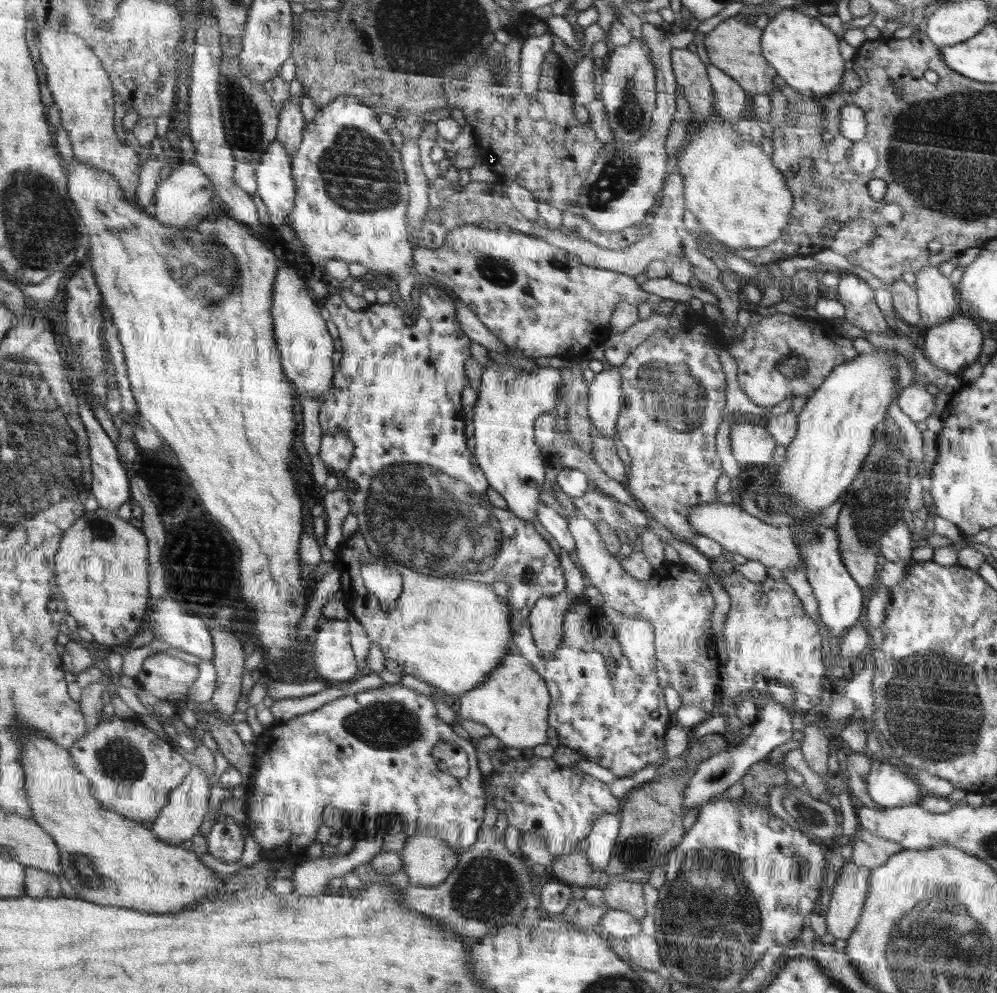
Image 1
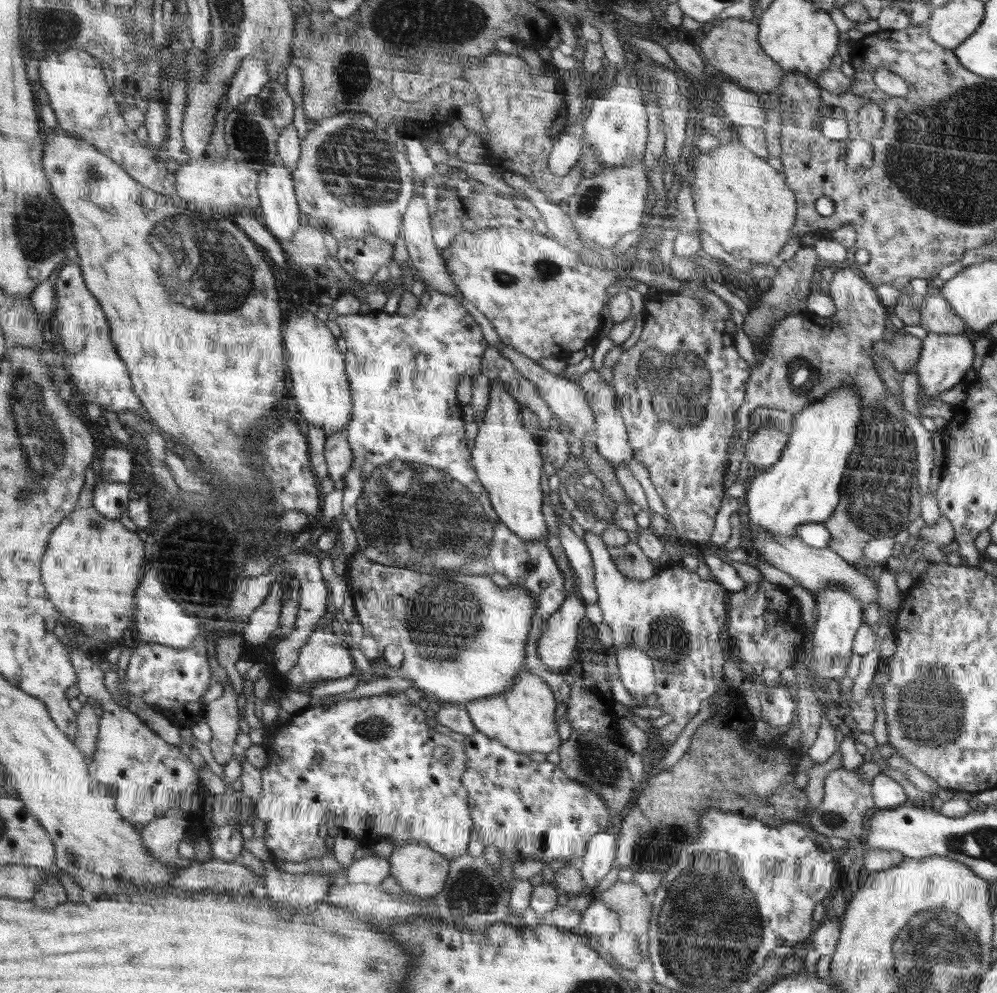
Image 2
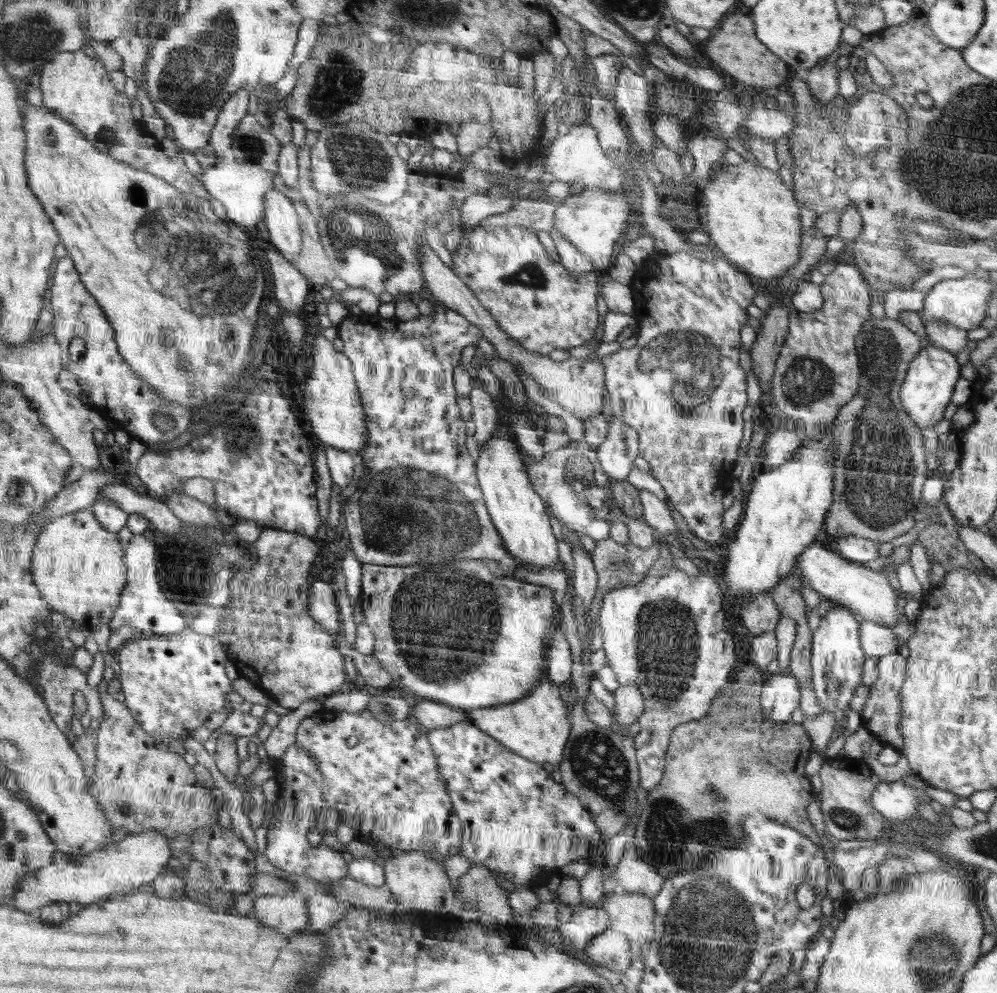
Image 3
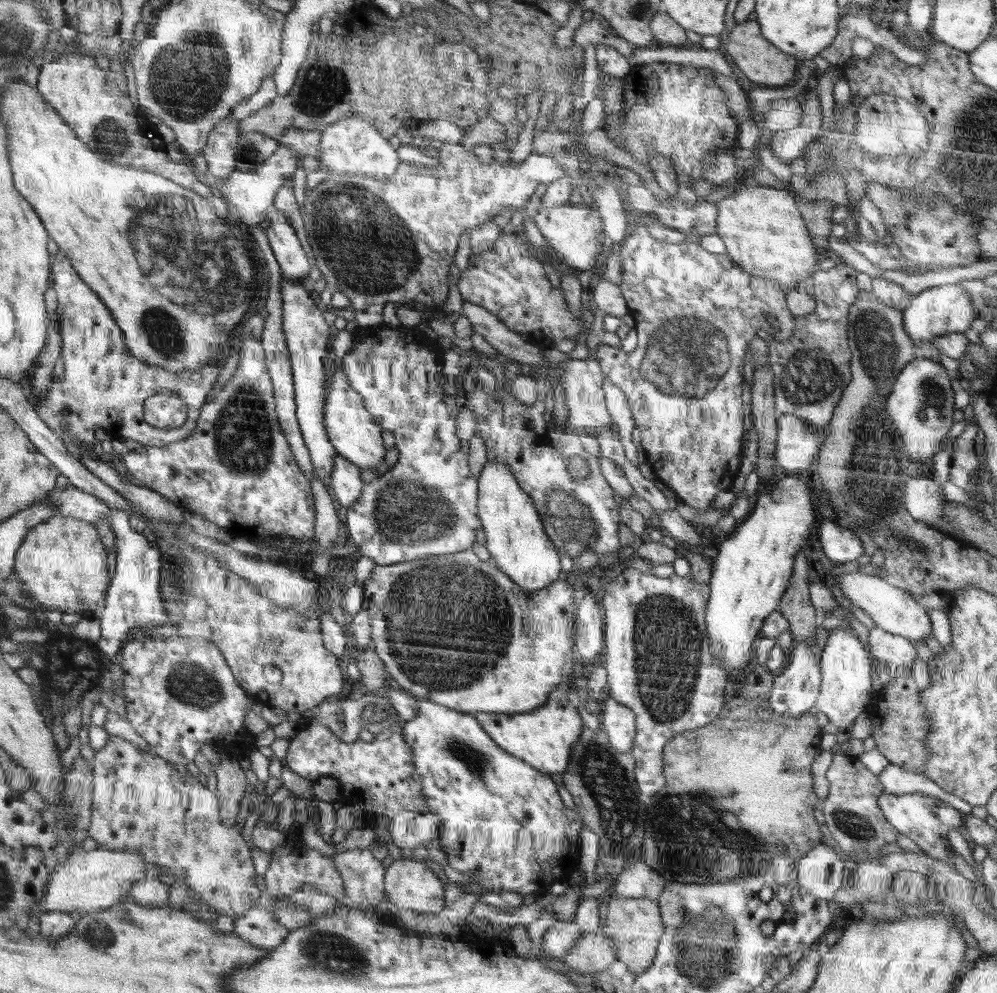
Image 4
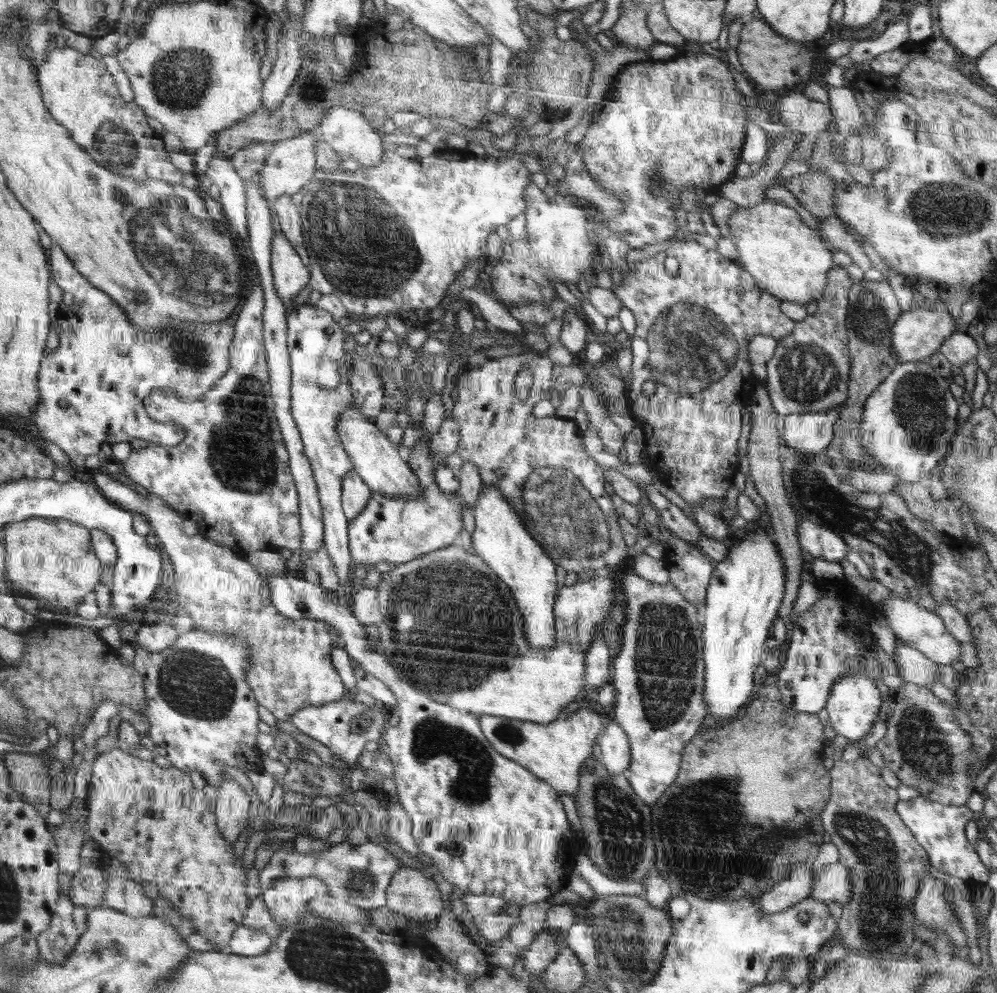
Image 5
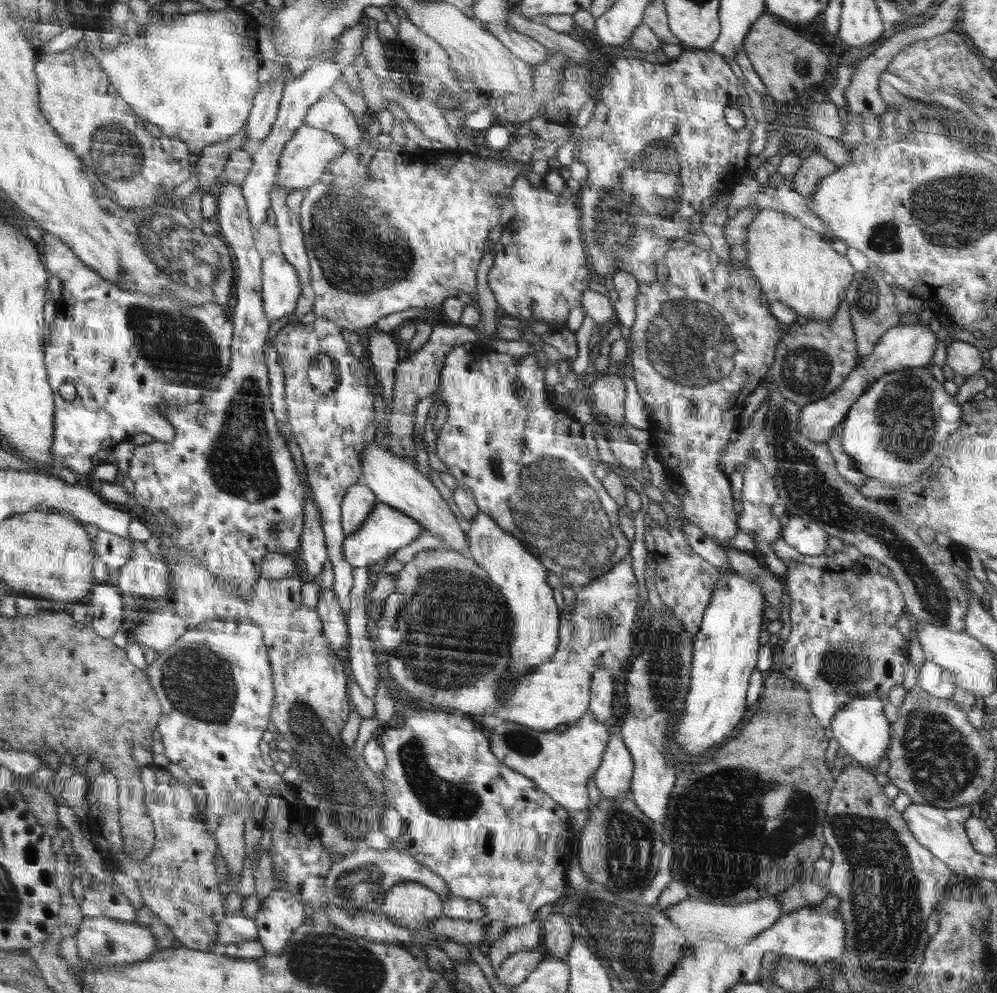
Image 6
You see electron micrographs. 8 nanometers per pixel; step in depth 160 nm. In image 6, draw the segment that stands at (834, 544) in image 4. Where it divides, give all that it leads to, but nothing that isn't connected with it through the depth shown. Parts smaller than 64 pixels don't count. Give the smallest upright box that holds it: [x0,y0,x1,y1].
[781,516,829,556]

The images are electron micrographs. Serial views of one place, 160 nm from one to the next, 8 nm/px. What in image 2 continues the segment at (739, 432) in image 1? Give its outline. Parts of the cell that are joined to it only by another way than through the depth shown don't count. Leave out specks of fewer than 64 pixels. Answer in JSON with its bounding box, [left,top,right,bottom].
[743,427,789,468]

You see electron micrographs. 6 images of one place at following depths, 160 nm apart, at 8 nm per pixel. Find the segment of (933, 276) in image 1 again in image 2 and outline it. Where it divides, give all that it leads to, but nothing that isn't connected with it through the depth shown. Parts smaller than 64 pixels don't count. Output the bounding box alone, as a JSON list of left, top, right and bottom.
[919,290,966,334]

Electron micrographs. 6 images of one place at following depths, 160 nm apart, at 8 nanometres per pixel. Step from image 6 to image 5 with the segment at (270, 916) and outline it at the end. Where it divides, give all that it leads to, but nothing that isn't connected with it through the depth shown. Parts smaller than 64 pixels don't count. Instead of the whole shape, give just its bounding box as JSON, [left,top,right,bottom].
[262,877,329,929]

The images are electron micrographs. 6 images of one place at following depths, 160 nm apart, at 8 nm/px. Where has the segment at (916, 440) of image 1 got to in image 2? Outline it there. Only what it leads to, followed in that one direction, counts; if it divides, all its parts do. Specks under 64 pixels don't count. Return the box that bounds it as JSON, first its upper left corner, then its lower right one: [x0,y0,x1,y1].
[736,267,890,431]

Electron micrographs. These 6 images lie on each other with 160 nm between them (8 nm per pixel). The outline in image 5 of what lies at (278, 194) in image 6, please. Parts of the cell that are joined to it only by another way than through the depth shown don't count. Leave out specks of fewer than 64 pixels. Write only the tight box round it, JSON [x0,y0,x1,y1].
[270,194,306,256]

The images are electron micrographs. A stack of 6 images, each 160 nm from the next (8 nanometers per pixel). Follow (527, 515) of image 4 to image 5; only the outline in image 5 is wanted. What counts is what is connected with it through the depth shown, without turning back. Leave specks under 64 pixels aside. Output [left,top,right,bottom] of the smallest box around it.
[472,485,556,649]

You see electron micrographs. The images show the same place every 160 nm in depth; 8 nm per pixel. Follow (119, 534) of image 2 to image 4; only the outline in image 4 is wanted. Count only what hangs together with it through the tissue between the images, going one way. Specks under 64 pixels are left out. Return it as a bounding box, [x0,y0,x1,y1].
[13,514,110,615]

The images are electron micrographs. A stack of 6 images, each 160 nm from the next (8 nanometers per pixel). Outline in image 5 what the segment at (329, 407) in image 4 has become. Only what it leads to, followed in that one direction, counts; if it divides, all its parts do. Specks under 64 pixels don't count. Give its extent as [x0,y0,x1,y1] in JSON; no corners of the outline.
[338,409,424,497]

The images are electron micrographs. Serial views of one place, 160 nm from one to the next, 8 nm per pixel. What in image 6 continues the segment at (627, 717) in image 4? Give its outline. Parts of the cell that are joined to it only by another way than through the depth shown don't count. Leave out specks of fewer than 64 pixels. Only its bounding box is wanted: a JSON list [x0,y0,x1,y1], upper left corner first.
[596,734,633,797]

